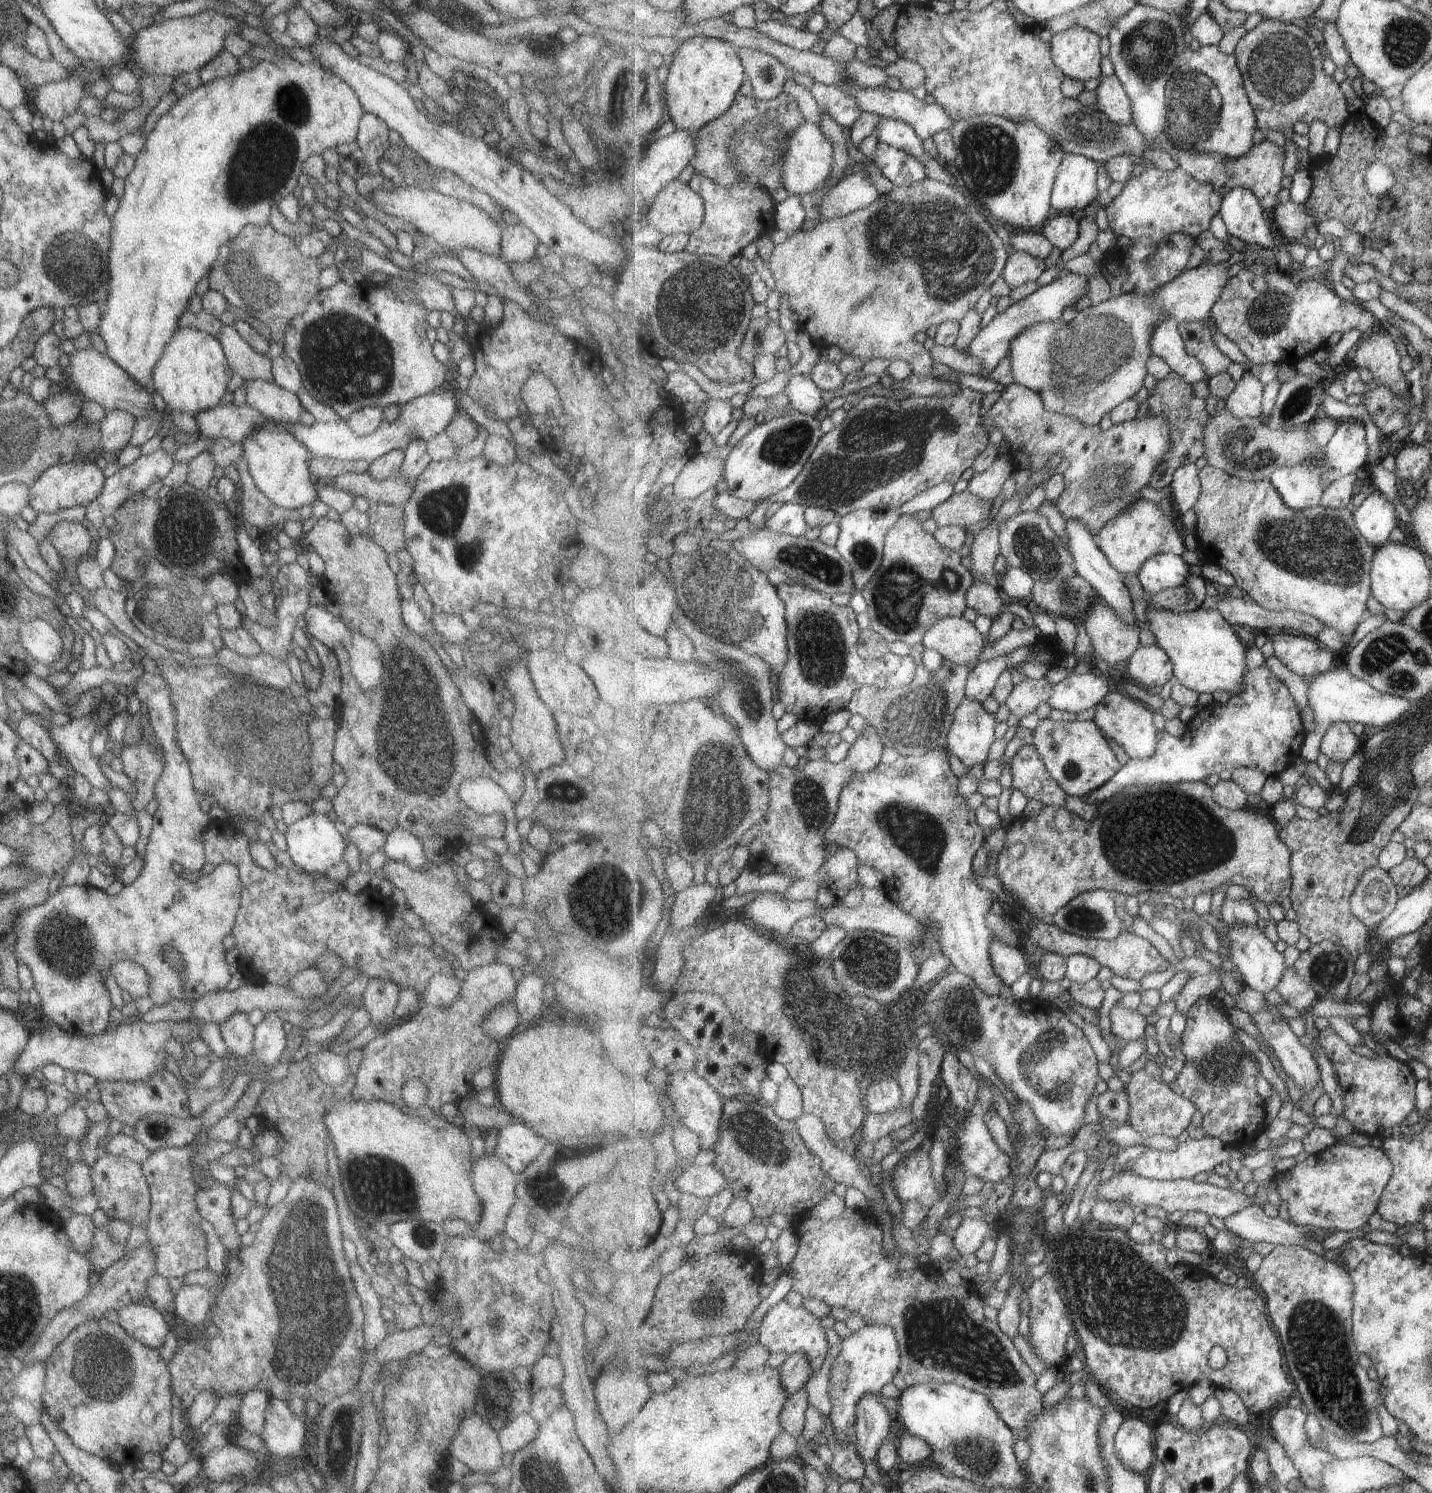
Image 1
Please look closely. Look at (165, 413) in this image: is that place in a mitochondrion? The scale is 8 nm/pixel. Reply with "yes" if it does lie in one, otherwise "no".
no

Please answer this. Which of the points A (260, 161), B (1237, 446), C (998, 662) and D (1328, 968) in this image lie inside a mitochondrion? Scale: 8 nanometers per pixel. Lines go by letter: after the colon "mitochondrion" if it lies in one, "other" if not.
A: mitochondrion
B: mitochondrion
C: other
D: mitochondrion

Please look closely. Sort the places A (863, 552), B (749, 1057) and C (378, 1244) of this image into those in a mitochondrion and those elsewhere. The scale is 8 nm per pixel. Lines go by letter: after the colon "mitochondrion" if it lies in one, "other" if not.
A: mitochondrion
B: other
C: other

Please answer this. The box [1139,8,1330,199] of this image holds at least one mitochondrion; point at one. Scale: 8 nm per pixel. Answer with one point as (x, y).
(1282, 64)

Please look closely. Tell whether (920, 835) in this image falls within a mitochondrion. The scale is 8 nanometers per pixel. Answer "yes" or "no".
yes

